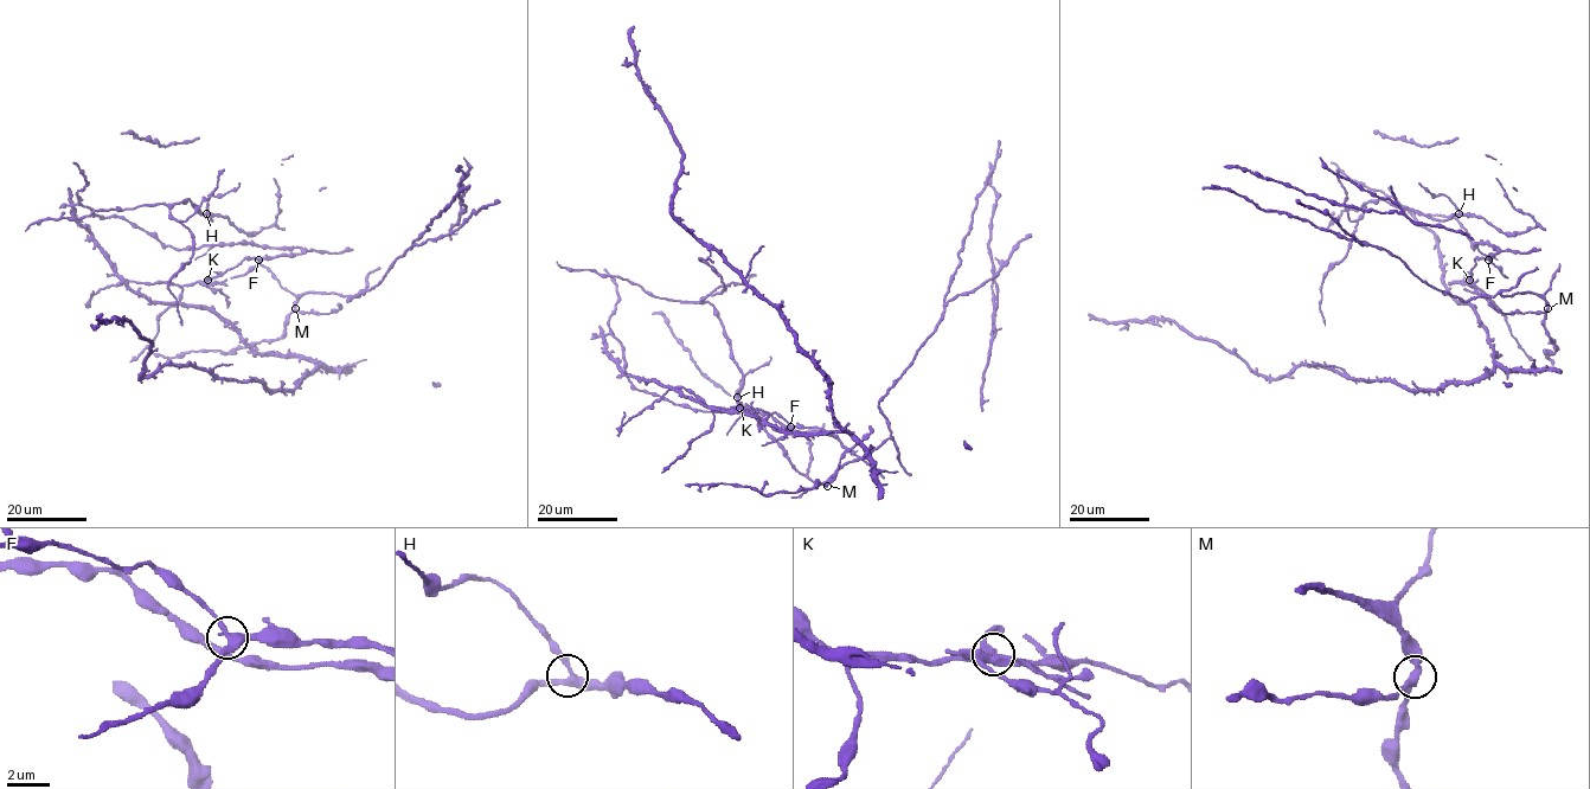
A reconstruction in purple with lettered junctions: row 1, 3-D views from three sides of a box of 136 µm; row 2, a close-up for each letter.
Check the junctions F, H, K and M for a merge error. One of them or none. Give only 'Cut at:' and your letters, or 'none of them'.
Cut at: K

